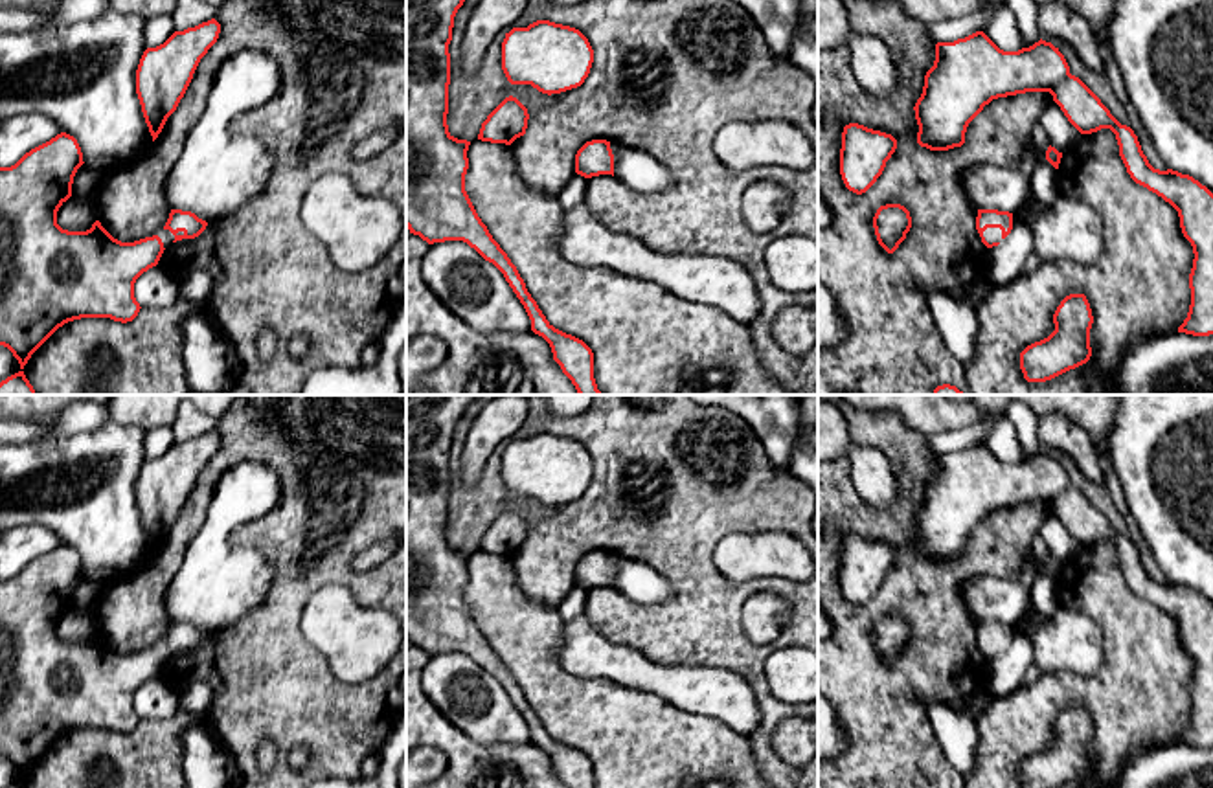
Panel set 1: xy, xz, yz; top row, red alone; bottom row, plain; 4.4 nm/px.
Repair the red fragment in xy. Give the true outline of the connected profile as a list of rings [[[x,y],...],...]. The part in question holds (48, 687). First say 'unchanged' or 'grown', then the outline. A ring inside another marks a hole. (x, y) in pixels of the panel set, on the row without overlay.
grown; [[[61,544],[15,577],[0,579],[0,757],[13,764],[20,781],[68,733],[132,733],[142,720],[134,709],[136,691],[156,678],[173,654],[195,650],[208,637],[191,623],[171,621],[160,643],[134,654],[114,650],[99,632],[86,643],[62,641],[57,623],[72,608],[74,588],[83,575],[77,551]]]

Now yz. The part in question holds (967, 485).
unchanged; [[[983,443],[935,456],[934,478],[924,487],[913,522],[917,555],[948,562],[965,555],[969,535],[992,511],[1049,503],[1068,533],[1081,544],[1110,540],[1130,590],[1169,614],[1193,658],[1191,716],[1178,744],[1213,746],[1213,604],[1189,586],[1154,580],[1138,547],[1121,536],[1101,511],[1075,487],[1051,454],[1038,452],[1018,463],[1000,461]]]

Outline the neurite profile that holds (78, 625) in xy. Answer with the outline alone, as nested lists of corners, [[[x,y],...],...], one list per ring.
[[[97,604],[70,608],[57,623],[57,636],[68,643],[86,643],[97,632]]]

